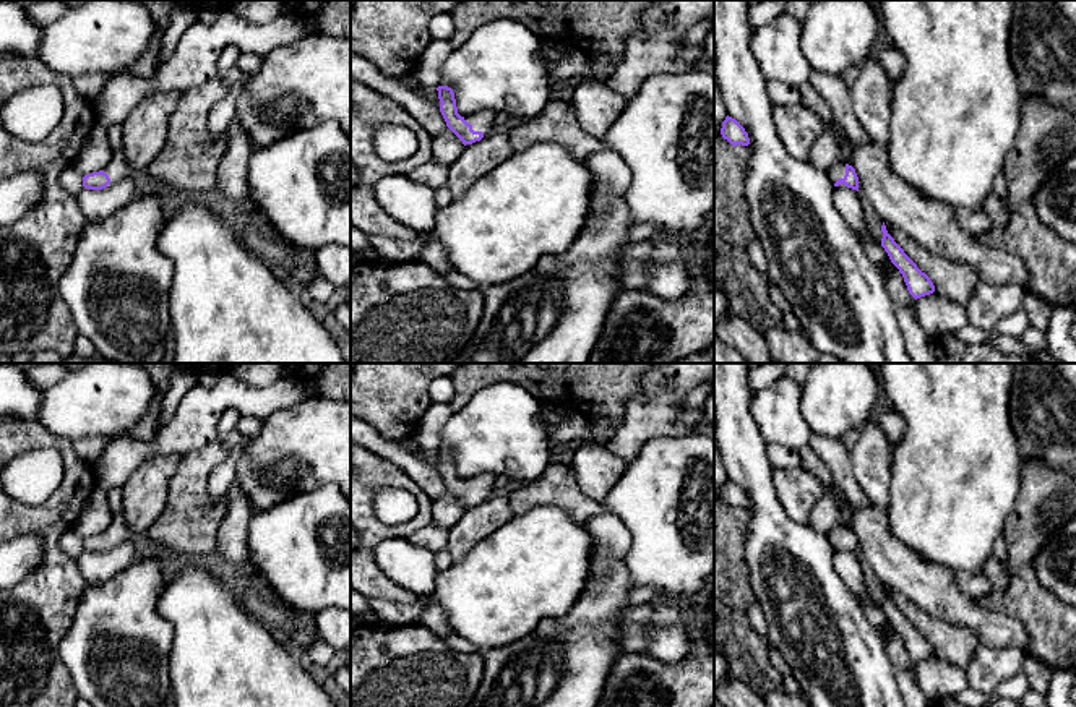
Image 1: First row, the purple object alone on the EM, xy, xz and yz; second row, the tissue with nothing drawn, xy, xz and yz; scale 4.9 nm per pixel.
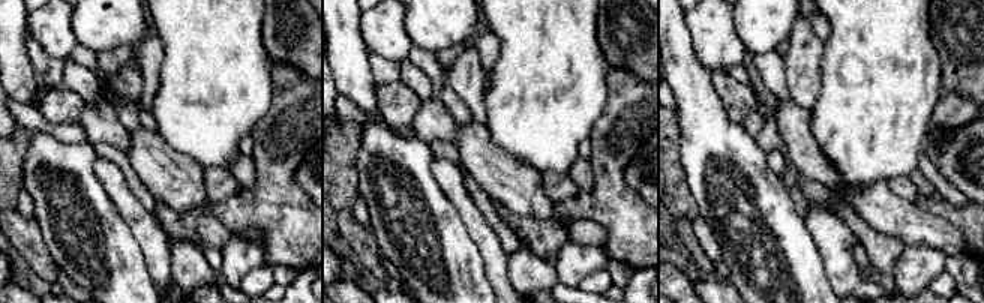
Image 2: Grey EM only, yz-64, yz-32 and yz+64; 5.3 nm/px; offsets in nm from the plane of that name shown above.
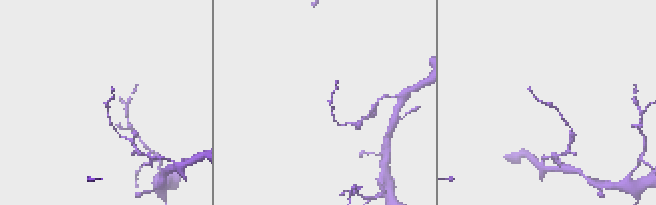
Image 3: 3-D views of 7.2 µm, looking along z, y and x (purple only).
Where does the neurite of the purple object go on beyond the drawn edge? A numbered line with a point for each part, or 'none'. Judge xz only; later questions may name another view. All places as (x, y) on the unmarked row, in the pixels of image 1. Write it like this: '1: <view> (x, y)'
1: xz (482, 484)

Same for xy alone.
1: xy (119, 532)

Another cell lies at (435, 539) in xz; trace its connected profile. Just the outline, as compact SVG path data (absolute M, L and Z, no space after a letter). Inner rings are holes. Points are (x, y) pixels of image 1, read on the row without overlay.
M428 525L409 535L407 540L420 548L438 553L441 550L446 550L448 532L450 530L446 529Z

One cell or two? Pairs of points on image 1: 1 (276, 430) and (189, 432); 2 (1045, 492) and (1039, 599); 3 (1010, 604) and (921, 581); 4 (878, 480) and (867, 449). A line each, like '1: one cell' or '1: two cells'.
1: two cells
2: one cell
3: two cells
4: one cell

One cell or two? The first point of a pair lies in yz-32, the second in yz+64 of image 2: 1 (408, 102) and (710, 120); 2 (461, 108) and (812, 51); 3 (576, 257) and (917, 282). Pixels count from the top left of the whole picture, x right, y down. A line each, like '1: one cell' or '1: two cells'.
1: two cells
2: two cells
3: one cell

